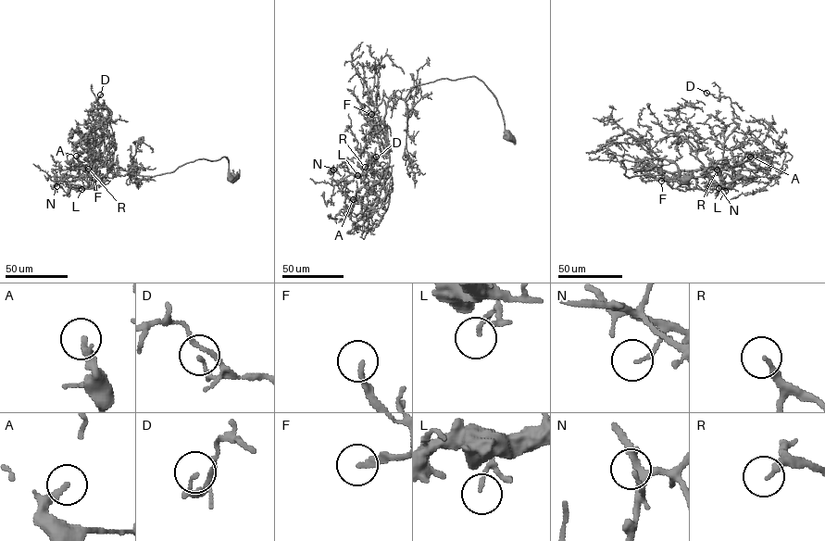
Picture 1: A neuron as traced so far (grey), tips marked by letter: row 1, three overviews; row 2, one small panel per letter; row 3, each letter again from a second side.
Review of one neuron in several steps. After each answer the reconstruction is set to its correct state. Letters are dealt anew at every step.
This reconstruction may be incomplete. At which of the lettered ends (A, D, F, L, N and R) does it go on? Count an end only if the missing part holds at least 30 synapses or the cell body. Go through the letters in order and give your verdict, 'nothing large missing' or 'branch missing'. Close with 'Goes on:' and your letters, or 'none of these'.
A: nothing large missing
D: nothing large missing
F: branch missing
L: nothing large missing
N: nothing large missing
R: branch missing
Goes on: F, R

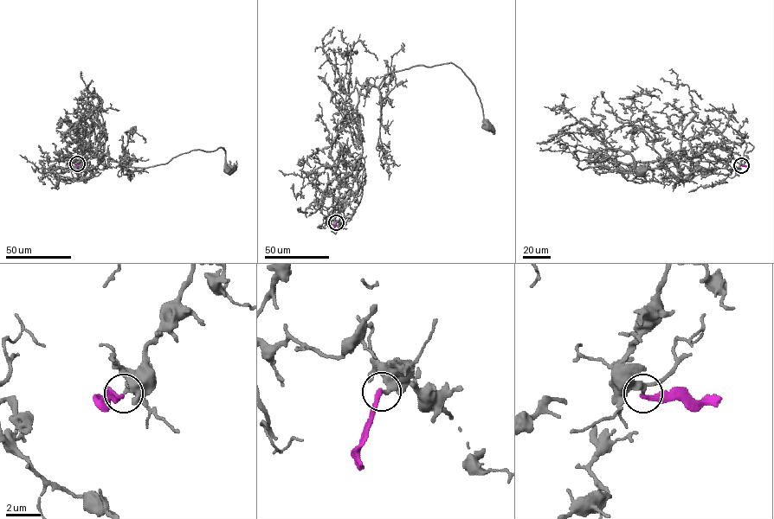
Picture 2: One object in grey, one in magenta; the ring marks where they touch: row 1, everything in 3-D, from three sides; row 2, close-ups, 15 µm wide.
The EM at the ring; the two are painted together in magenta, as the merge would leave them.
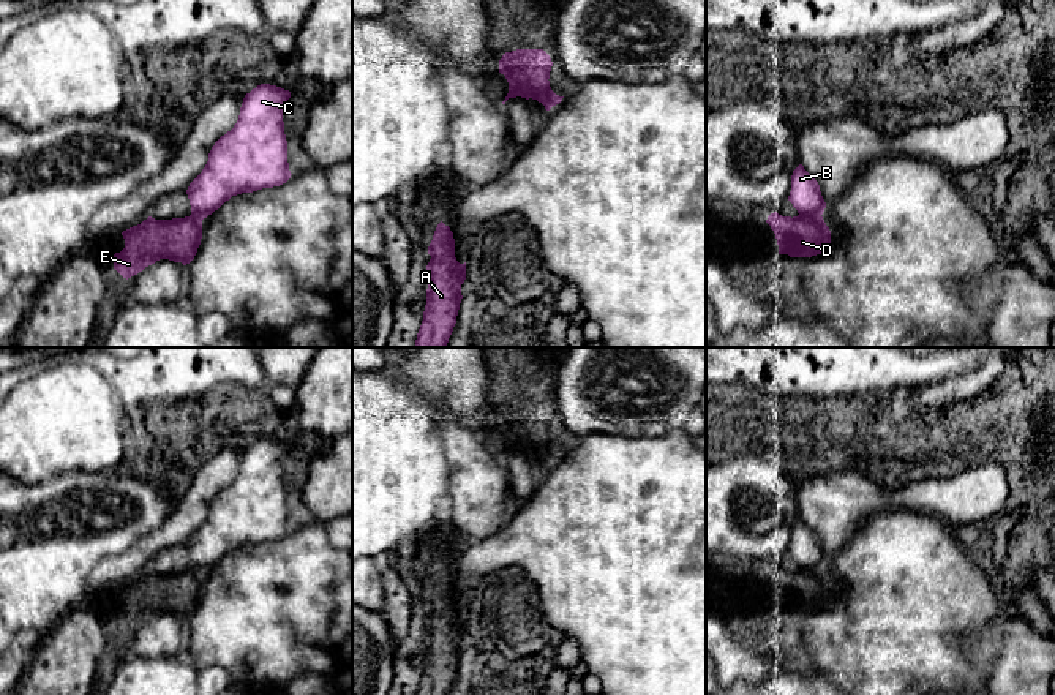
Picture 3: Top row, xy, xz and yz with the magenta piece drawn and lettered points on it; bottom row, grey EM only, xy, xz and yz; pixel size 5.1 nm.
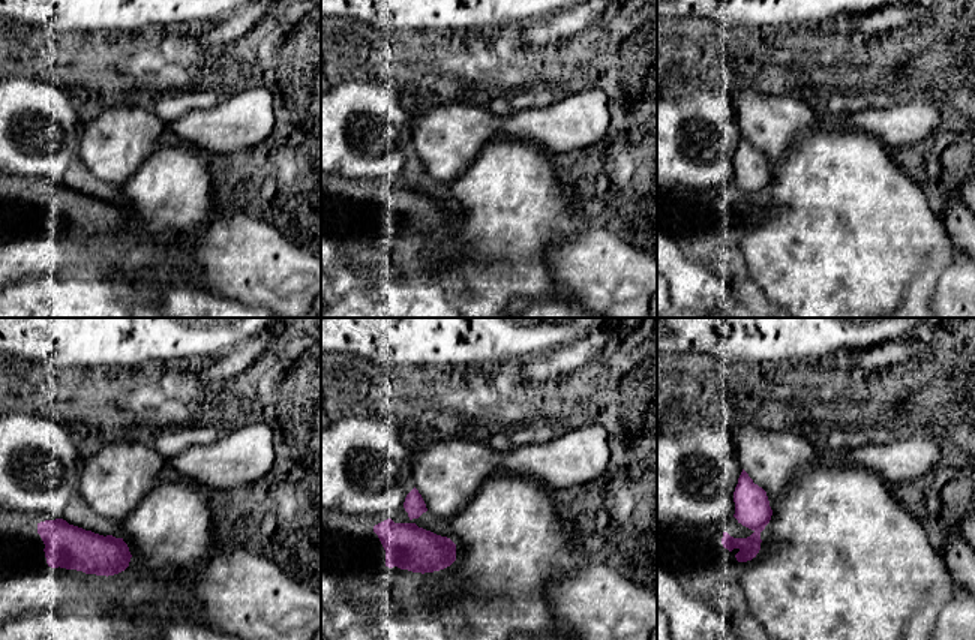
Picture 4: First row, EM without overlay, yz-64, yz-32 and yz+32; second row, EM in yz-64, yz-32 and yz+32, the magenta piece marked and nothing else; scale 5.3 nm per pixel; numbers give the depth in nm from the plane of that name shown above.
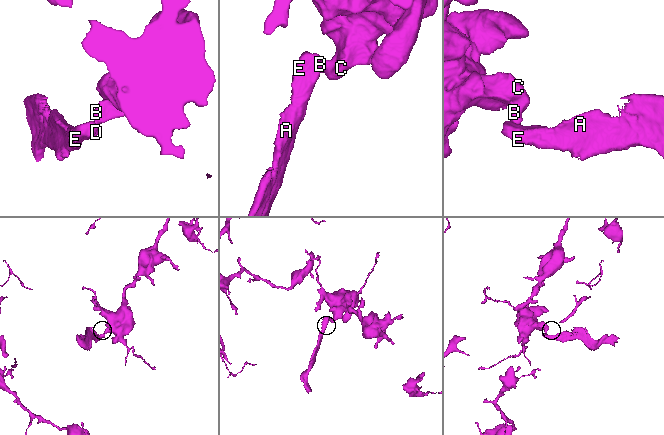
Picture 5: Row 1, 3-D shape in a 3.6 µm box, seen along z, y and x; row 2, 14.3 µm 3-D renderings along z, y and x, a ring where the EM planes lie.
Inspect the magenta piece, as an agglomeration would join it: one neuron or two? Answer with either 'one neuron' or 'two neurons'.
two neurons

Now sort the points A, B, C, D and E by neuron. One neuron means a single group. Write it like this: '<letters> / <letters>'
A D E / B C

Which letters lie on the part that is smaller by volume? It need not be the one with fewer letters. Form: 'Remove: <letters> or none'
Remove: A, D, E

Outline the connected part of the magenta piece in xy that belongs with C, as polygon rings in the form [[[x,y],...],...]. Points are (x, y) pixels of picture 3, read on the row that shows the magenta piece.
[[[270,84],[245,95],[237,123],[215,142],[205,167],[186,190],[193,216],[204,220],[232,196],[280,186],[291,178],[283,122],[283,106],[289,98],[289,90]]]

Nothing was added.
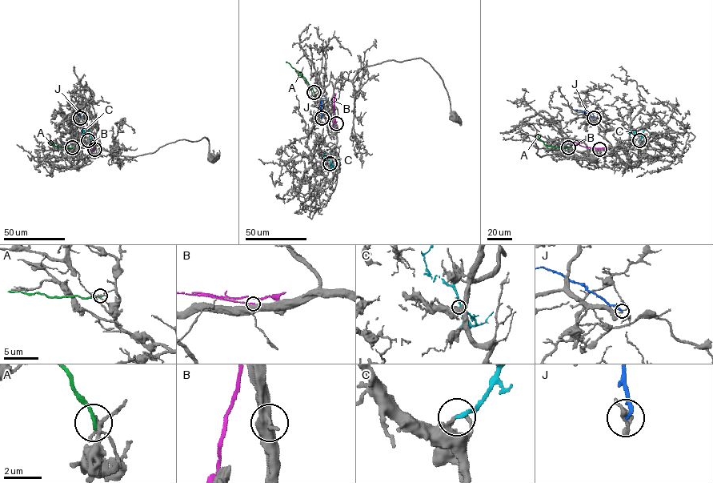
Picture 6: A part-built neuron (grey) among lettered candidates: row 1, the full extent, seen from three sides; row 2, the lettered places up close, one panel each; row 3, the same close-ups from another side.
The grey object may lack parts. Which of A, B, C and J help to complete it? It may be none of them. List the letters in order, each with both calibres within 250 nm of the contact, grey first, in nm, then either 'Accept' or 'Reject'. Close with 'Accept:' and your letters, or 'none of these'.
A: Thickness 170 nm (grey) against 190 nm. Reject
B: Thickness 750 nm (grey) against 180 nm. Reject
C: Thickness 340 nm (grey) against 190 nm. Accept
J: Thickness 170 nm (grey) against 200 nm. Reject
Accept: C

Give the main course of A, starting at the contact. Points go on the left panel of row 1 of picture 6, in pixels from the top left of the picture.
A: (72, 147), (55, 146), (44, 136)

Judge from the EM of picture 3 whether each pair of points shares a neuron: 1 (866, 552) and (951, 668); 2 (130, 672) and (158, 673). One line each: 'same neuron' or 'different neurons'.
1: same neuron
2: same neuron

